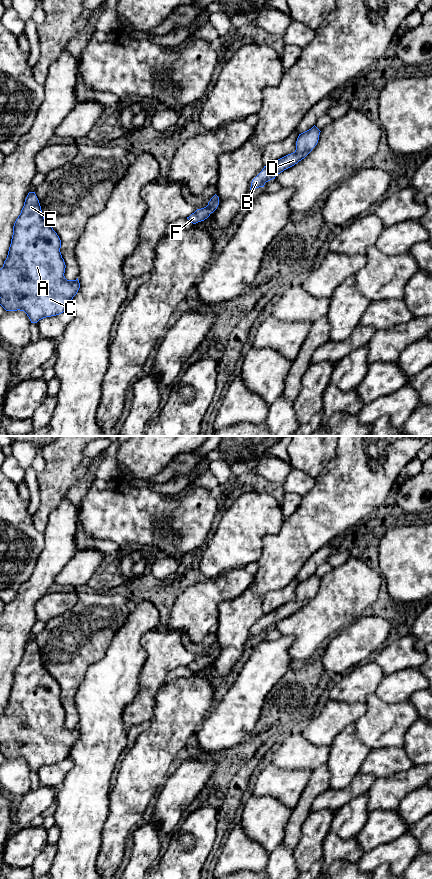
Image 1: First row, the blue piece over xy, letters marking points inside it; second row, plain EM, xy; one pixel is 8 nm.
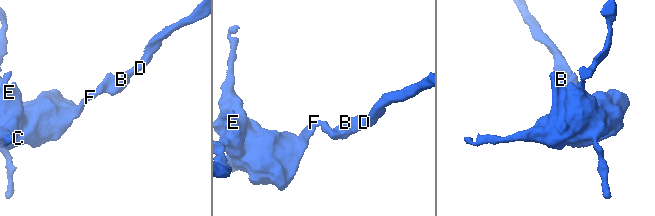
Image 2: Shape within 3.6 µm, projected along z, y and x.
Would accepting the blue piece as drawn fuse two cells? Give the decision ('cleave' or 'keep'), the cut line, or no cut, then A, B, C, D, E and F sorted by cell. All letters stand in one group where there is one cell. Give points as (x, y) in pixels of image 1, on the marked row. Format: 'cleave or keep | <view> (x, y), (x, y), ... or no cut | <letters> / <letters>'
keep | no cut | A B C D E F

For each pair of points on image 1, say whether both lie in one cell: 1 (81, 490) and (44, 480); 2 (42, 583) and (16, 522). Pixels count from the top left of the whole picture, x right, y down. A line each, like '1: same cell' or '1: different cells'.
1: different cells
2: different cells

